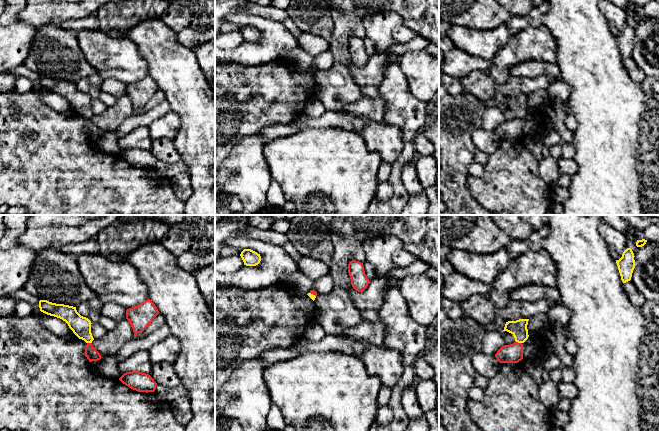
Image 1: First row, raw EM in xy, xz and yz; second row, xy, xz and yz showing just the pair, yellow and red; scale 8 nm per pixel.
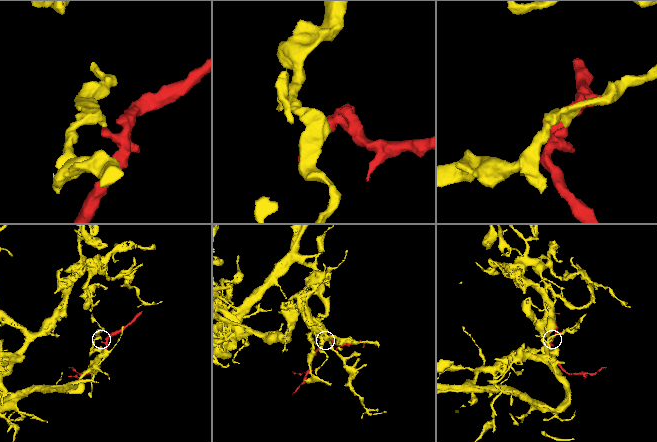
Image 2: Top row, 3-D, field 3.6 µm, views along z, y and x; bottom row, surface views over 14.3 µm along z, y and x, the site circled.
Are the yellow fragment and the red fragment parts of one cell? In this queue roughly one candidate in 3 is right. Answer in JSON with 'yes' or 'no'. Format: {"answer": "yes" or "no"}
{"answer": "no"}

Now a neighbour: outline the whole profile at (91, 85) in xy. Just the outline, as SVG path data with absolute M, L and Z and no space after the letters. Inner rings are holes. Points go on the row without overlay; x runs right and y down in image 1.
M94 73L77 81L76 86L81 92L88 94L91 99L97 99L101 92L102 82L103 79L97 73Z

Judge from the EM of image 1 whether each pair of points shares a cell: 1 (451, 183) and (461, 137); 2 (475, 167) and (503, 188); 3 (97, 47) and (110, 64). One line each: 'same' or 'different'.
1: same
2: different
3: same

